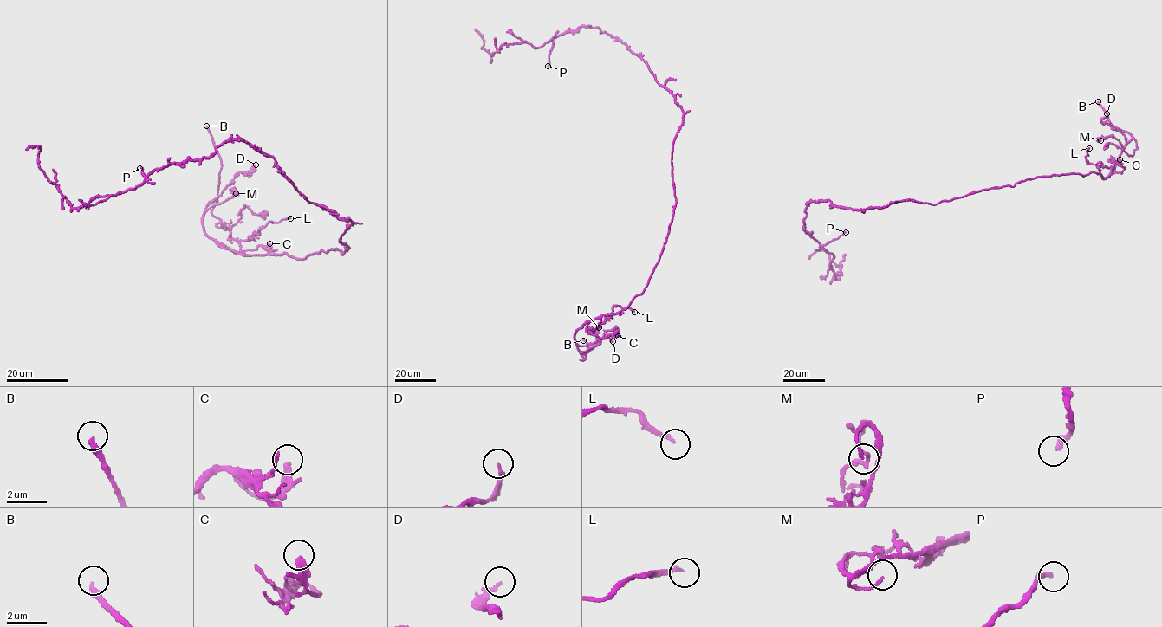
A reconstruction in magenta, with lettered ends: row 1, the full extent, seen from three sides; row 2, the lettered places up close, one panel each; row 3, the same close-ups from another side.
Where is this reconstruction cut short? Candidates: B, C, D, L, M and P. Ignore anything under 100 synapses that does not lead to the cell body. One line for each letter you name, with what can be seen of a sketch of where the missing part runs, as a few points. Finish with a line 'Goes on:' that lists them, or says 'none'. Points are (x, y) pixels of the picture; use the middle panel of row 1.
B: (583, 340), (566, 342)
P: (548, 66), (521, 61), (507, 73), (503, 80), (503, 87), (496, 77)
Goes on: B, P

